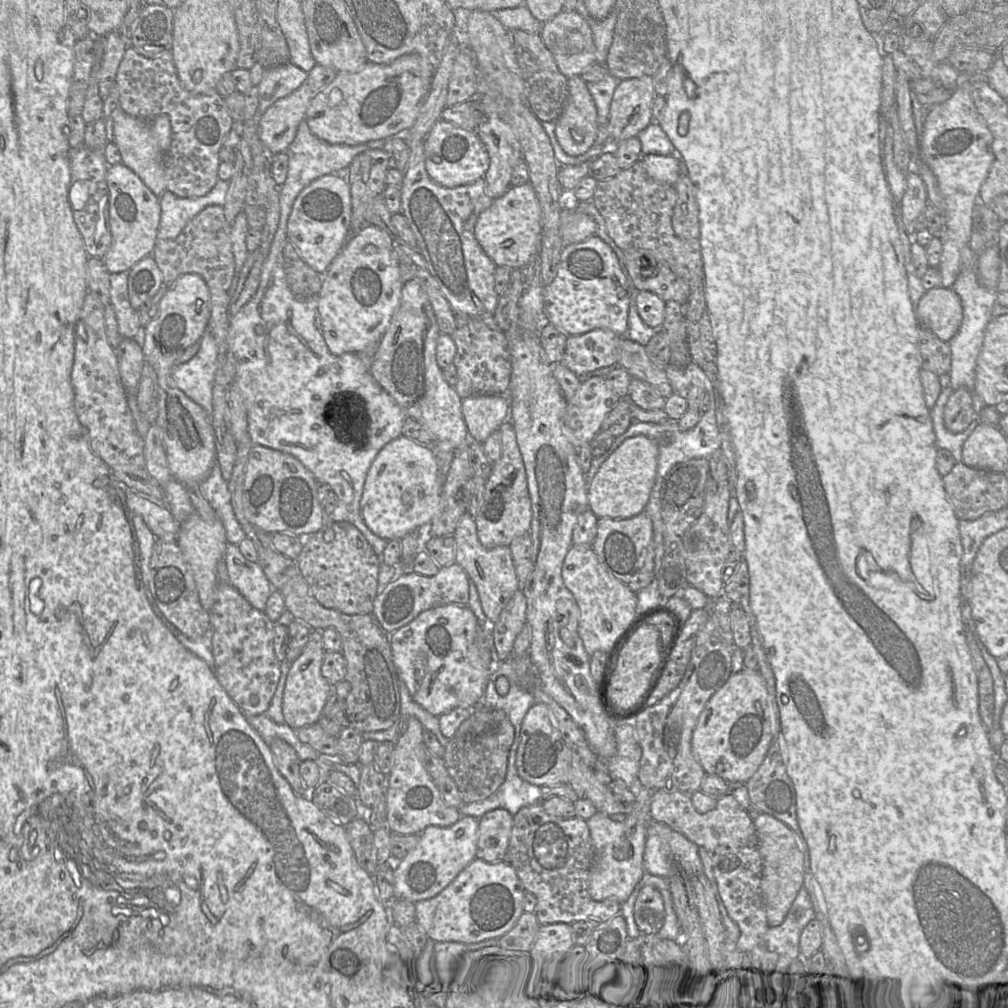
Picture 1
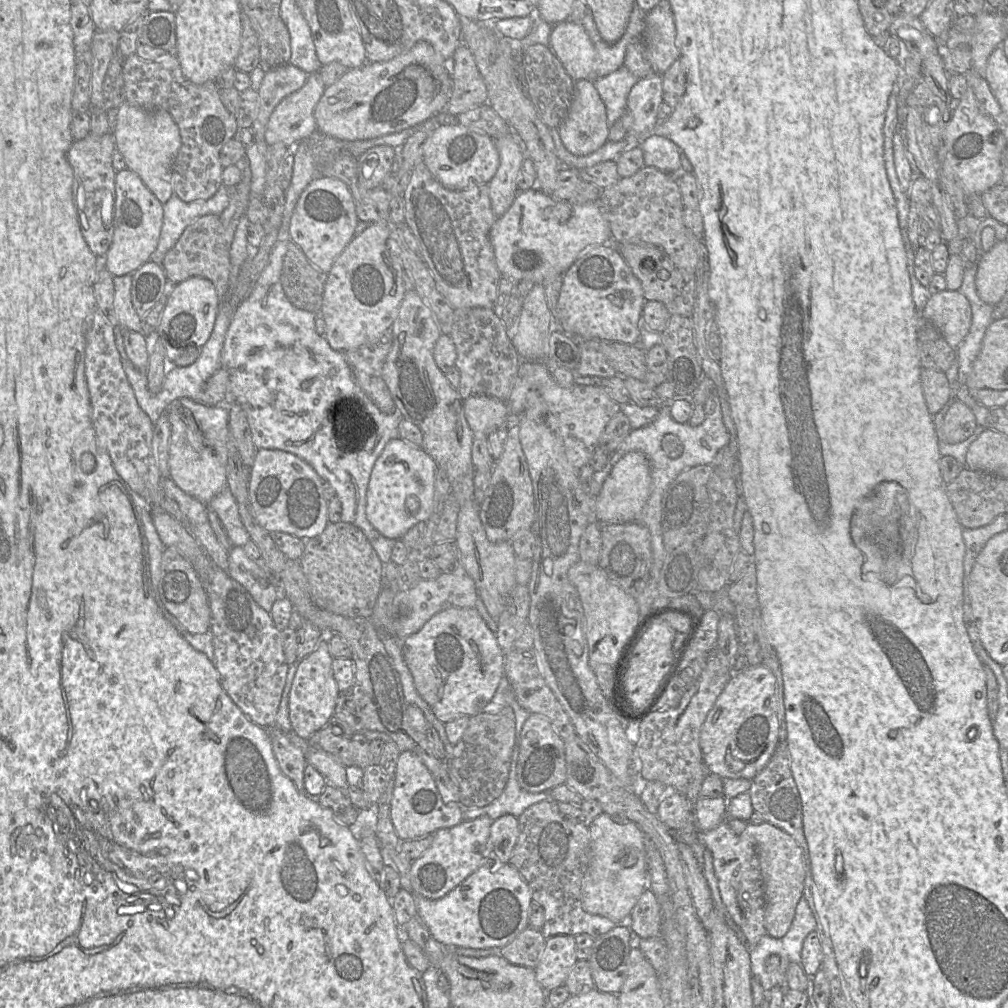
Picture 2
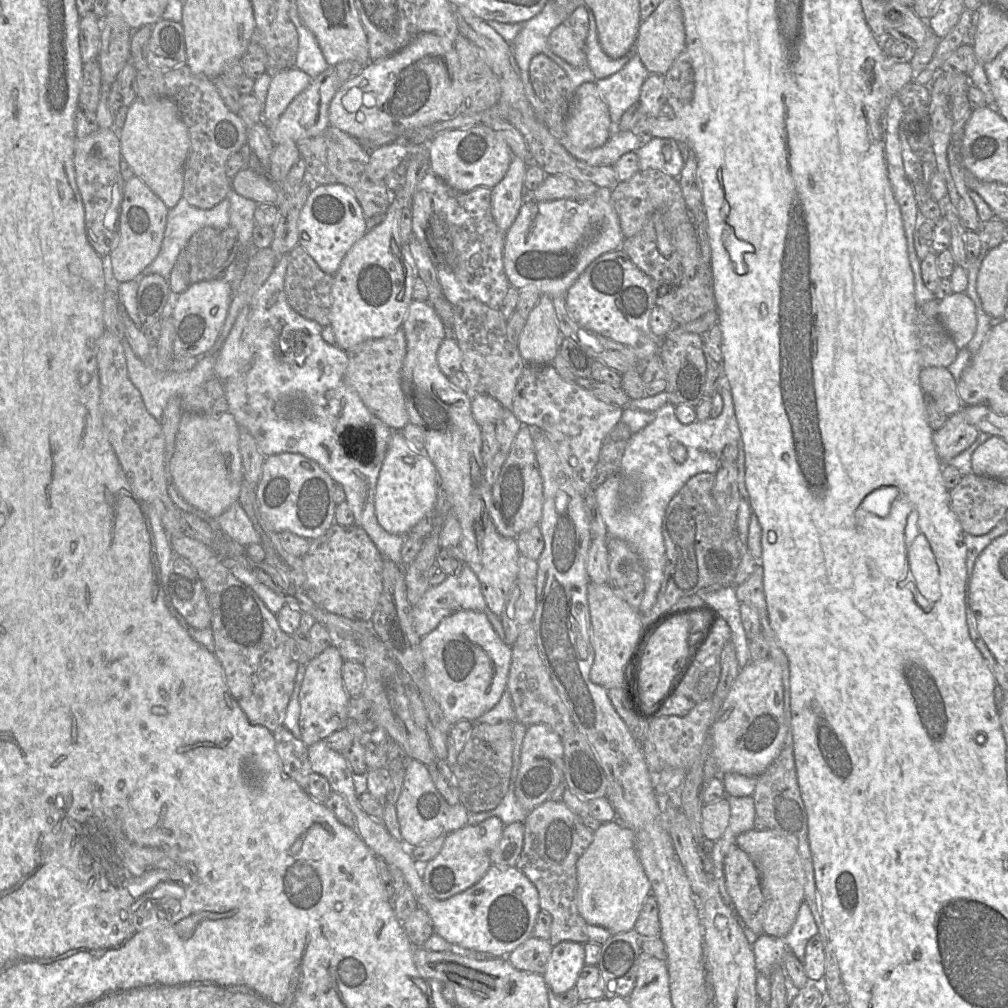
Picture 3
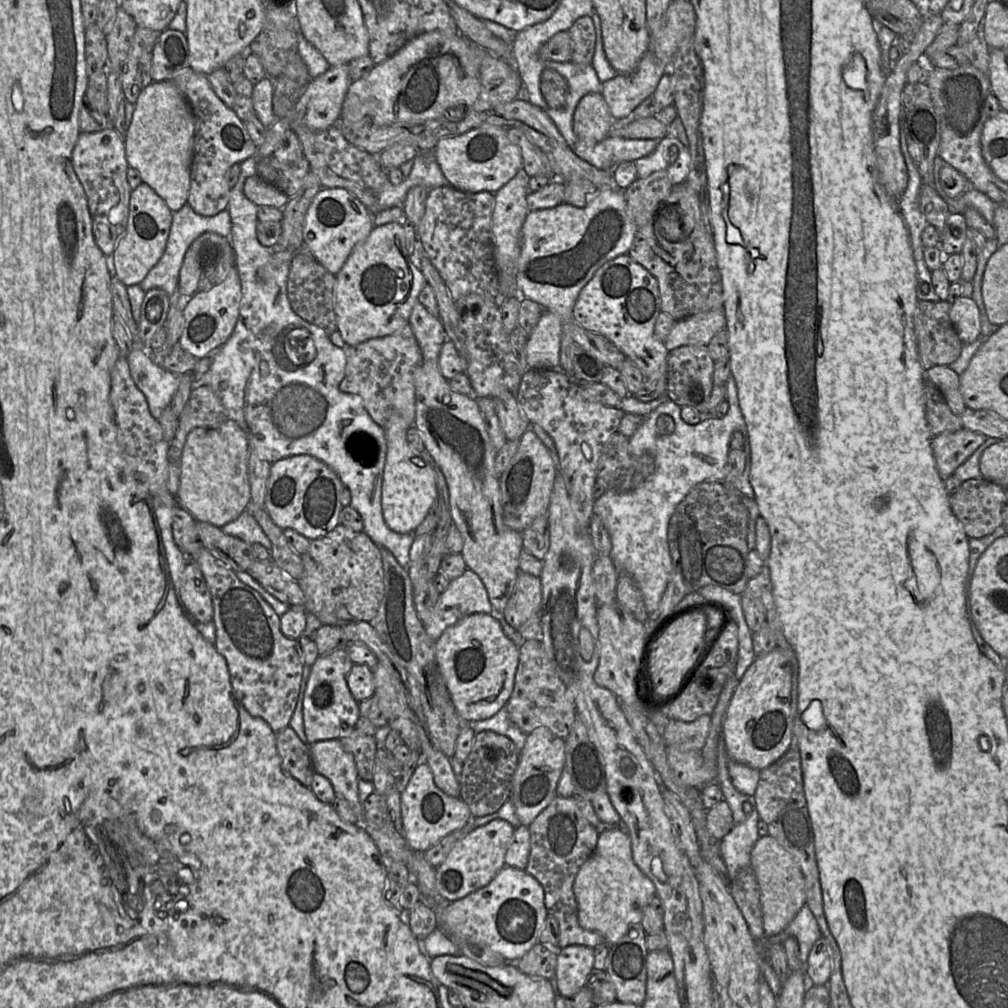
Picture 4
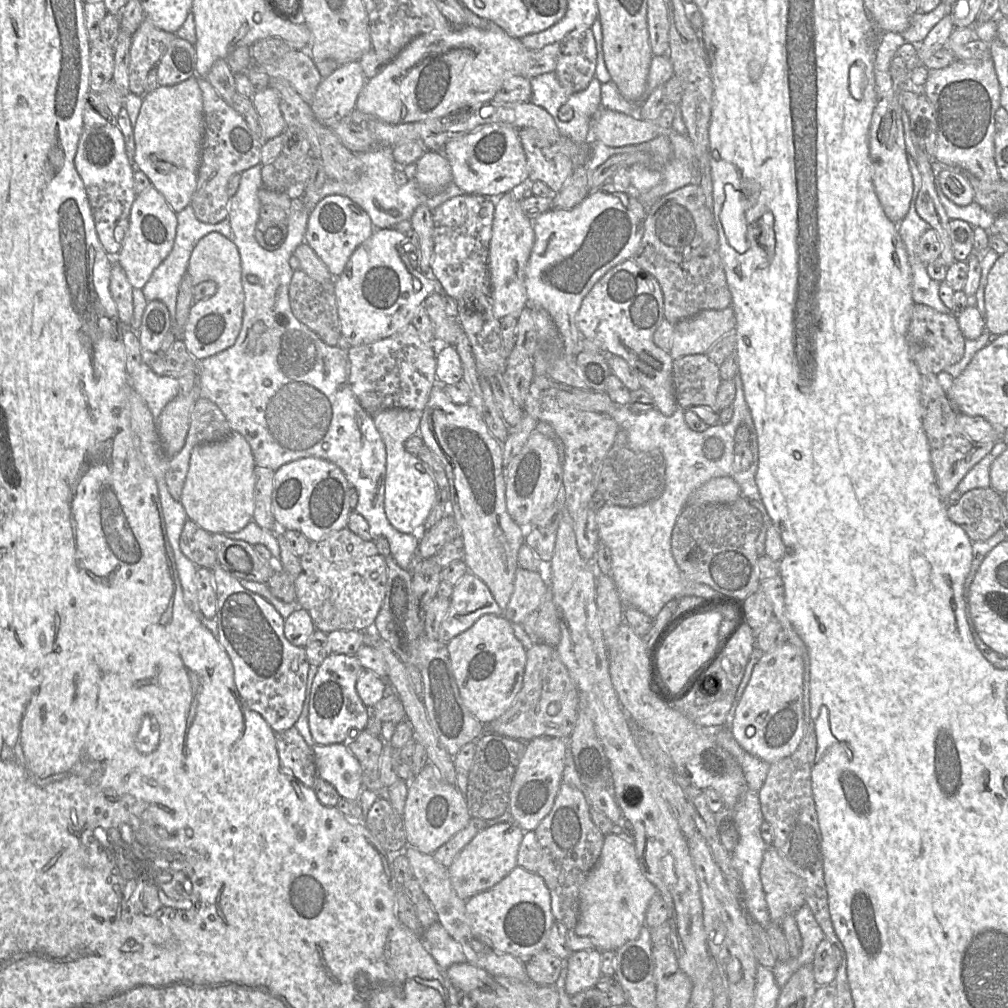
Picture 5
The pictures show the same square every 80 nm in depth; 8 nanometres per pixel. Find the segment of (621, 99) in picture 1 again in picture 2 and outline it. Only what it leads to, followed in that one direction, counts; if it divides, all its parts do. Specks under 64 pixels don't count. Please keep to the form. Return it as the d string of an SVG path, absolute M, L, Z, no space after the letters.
M655 74L638 80L627 98L627 110L633 116L631 134L628 137L645 137L653 133L662 102L664 99L661 75Z

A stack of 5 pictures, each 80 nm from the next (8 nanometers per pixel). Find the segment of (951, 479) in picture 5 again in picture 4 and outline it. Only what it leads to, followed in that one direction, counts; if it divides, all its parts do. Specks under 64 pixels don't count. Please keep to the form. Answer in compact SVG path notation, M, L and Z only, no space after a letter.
M966 429L933 436L932 450L938 472L943 480L954 474L986 440L986 436Z

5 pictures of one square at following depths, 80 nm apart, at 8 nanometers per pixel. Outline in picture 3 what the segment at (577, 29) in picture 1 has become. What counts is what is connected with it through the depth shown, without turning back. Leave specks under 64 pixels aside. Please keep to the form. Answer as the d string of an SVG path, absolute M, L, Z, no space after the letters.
M566 22L560 24L551 32L548 43L549 49L571 66L588 66L585 43L579 42Z

